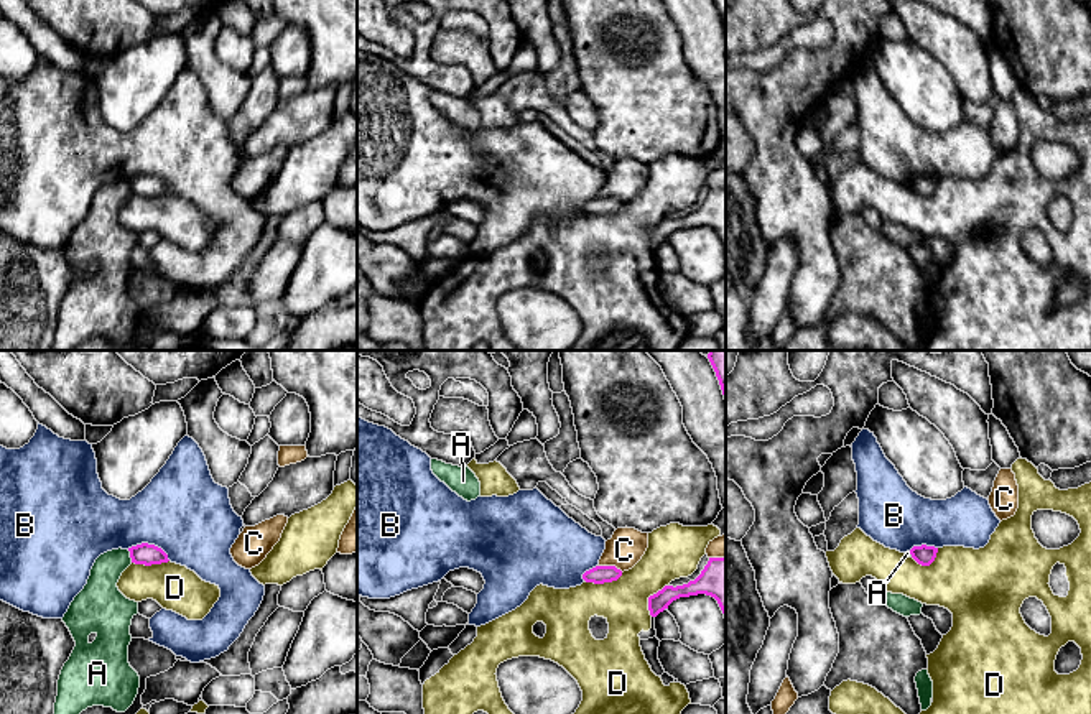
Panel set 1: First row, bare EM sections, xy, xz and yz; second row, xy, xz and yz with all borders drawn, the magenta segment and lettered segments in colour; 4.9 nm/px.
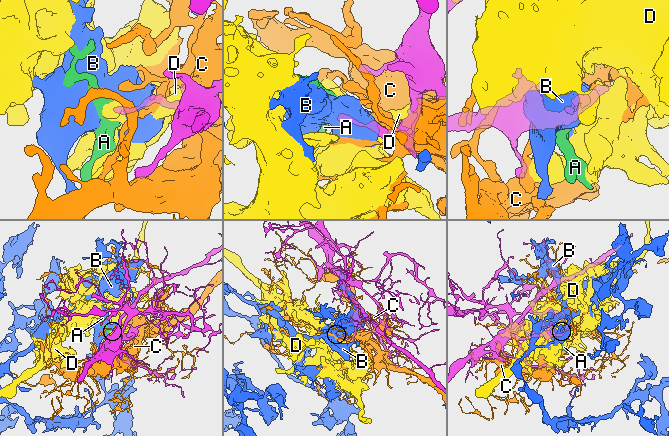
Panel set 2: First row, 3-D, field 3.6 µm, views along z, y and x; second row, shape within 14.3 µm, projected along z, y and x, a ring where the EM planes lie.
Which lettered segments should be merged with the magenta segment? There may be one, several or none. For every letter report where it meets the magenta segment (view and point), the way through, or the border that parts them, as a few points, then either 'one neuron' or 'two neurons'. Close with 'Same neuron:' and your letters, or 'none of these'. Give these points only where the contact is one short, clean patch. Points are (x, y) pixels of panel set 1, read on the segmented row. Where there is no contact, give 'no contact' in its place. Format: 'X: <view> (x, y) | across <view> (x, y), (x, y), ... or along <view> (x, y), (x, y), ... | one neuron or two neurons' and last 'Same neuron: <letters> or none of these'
A: xy (130, 556) | along xy (127, 550), (132, 561) | two neurons
B: xy (150, 545) | two neurons
C: xz (611, 566) | two neurons
D: xz (603, 583) | two neurons
Same neuron: none of these

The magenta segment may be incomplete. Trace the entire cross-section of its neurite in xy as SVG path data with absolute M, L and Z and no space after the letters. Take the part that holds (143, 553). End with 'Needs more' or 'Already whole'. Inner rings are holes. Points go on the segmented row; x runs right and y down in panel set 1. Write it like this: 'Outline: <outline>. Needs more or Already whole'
Outline: M148 543L132 546L128 548L128 551L130 551L132 563L135 564L151 566L151 564L161 564L169 561L168 554L161 548Z. Already whole

